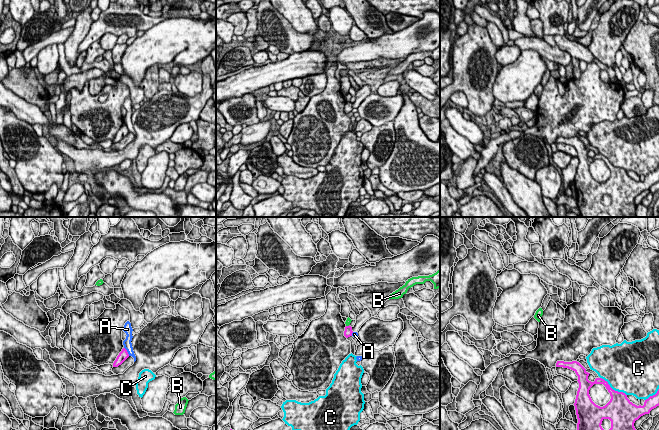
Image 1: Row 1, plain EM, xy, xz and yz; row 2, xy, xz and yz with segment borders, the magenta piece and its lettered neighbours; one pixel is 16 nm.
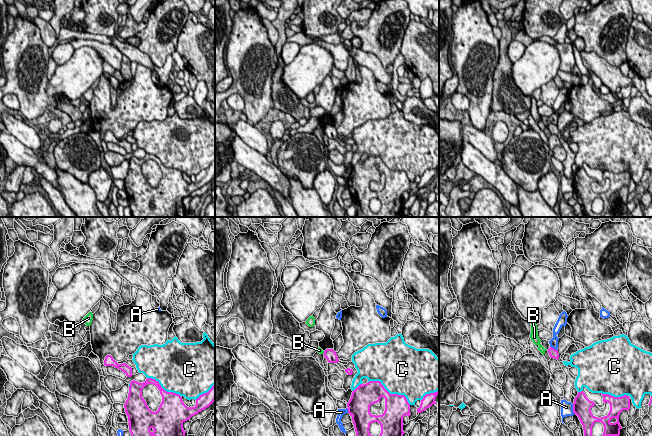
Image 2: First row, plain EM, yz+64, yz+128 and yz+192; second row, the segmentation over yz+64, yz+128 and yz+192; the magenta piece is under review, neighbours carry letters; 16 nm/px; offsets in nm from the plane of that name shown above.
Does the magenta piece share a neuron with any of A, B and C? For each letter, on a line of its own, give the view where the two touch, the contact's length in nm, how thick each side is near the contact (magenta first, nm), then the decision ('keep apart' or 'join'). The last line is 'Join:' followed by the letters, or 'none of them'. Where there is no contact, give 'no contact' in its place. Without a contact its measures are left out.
A: meets magenta in xy; contact 170 nm long; 160 nm thick on the magenta side, 130 nm on the other; keep apart
B: meets magenta in xz; contact 70 nm long; 130 nm thick on the magenta side, 90 nm on the other; keep apart
C: meets magenta in yz; contact 500 nm long; 300 nm thick on the magenta side, 480 nm on the other; keep apart
Join: none of them

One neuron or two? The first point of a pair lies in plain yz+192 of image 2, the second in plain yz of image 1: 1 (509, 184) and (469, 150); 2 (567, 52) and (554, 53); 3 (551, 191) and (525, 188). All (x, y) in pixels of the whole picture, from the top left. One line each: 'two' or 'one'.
1: one
2: one
3: two

